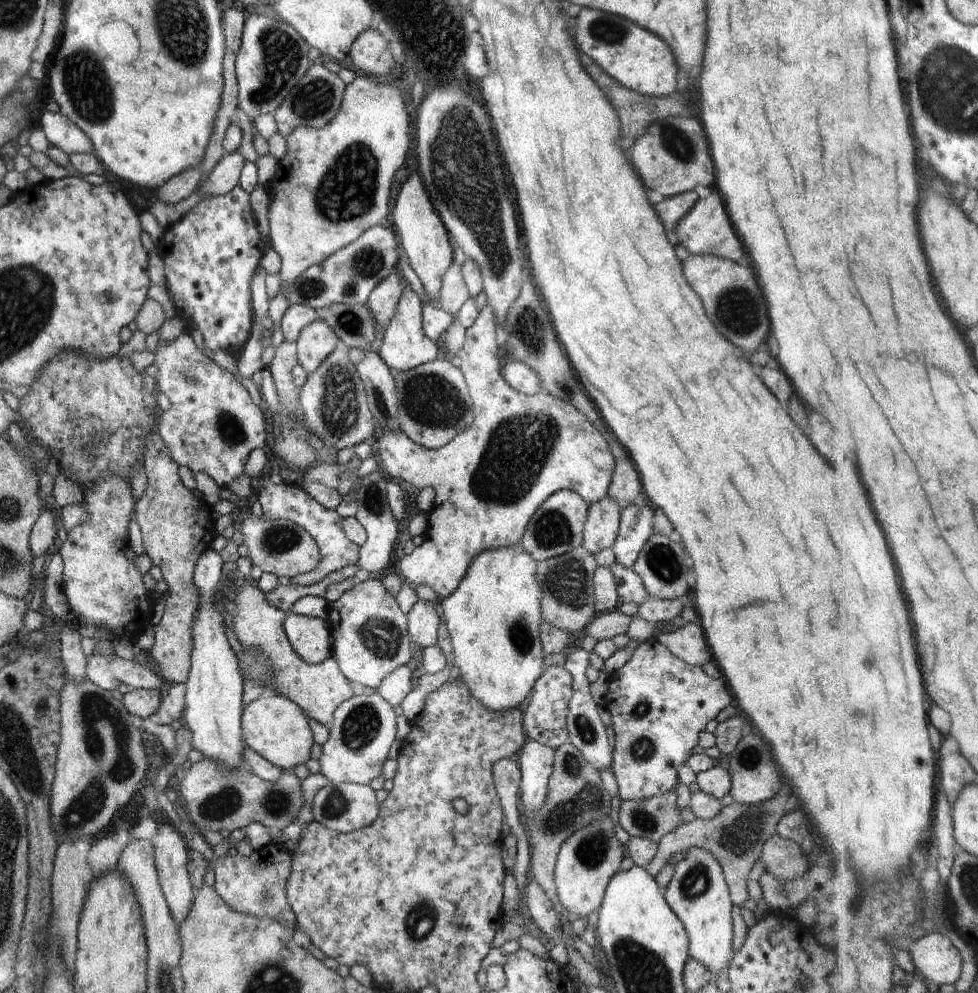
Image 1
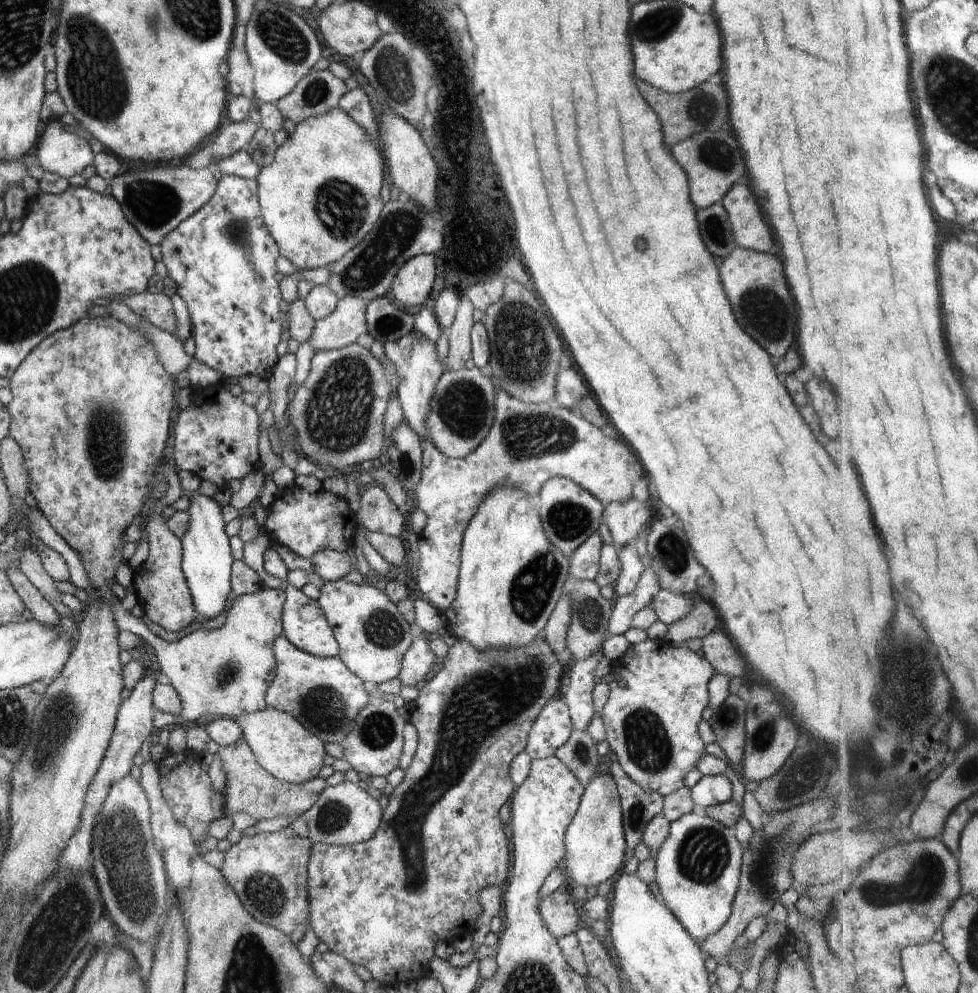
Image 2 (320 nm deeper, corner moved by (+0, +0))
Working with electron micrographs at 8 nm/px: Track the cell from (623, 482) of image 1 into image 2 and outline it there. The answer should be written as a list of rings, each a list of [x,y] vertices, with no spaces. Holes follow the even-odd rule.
[[[634,496],[604,505],[603,522],[612,534],[613,547],[618,550],[637,538],[650,523],[650,516],[649,503]]]

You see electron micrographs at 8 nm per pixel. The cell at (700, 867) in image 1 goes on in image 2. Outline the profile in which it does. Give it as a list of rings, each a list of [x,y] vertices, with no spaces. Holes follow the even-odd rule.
[[[688,812],[669,827],[668,838],[656,854],[659,898],[694,940],[716,934],[731,916],[740,884],[743,848],[733,829],[708,816]]]

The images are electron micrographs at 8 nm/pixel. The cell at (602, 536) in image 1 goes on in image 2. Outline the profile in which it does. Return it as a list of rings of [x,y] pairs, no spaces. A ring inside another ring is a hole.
[[[596,532],[576,548],[569,561],[569,577],[575,580],[595,580],[599,572],[602,546],[604,546],[602,538]]]

